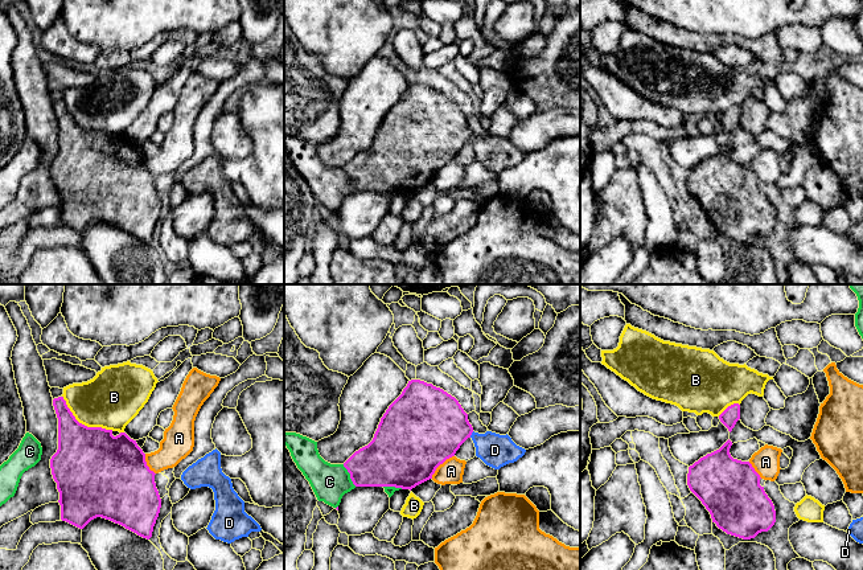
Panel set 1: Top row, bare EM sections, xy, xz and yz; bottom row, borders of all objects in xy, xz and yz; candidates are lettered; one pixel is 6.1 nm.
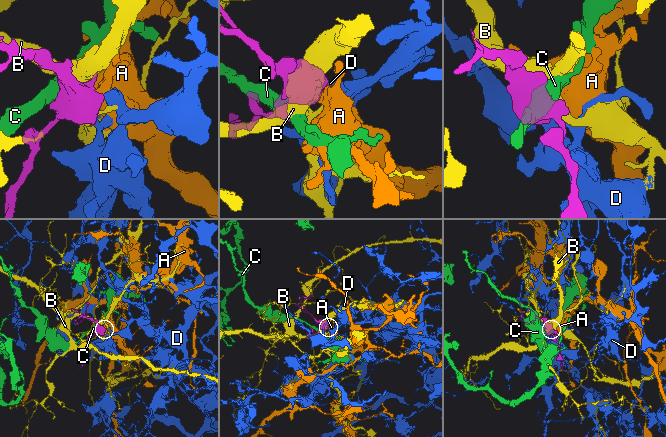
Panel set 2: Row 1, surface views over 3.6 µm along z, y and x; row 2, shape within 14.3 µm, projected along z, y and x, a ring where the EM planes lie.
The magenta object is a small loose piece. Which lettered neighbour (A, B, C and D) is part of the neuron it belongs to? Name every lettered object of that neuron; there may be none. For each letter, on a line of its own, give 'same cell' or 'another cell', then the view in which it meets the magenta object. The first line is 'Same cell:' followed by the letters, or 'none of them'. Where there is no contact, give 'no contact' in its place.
Same cell: D
A: another cell; meets magenta in xz
B: another cell; meets magenta in xy
C: another cell; meets magenta in xz
D: same cell; meets magenta in xz

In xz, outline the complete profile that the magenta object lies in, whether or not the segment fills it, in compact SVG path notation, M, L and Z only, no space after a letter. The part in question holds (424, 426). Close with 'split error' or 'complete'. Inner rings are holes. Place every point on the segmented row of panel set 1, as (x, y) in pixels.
M411 380L381 418L373 440L356 451L344 467L356 487L395 487L411 491L432 479L436 468L455 456L468 438L474 443L476 456L494 469L517 462L526 452L507 434L474 432L468 414L455 397L432 384Z | split error

